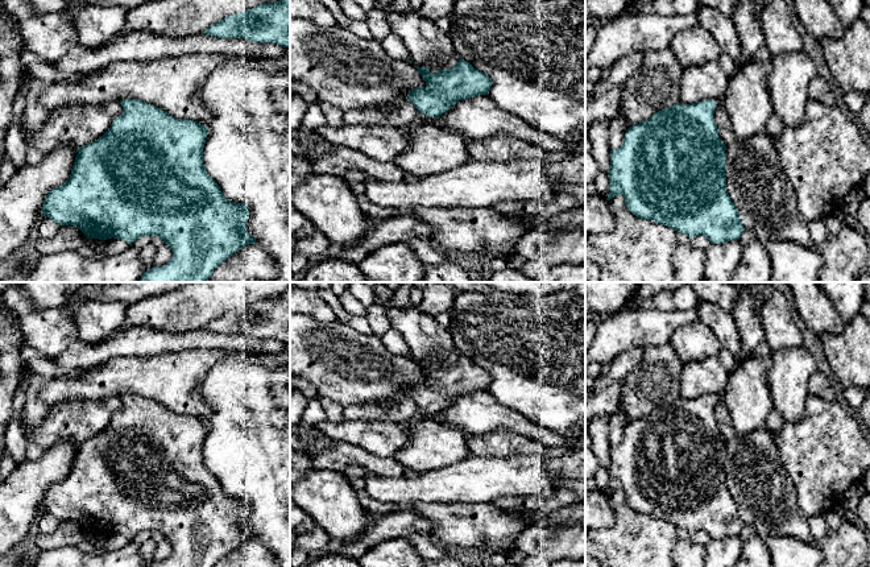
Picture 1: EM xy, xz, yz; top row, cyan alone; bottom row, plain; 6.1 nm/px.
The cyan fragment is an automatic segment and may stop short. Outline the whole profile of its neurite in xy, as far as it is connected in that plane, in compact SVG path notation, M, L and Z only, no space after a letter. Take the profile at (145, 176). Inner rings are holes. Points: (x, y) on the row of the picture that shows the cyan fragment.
M138 99L120 100L123 113L98 140L78 148L70 177L45 198L42 214L58 225L74 225L87 239L121 239L129 245L141 236L158 236L171 252L171 260L163 266L146 270L138 282L207 282L214 270L233 253L256 239L246 231L249 210L245 203L224 198L219 185L208 175L203 164L203 148L207 138L206 125L194 120L182 120Z

